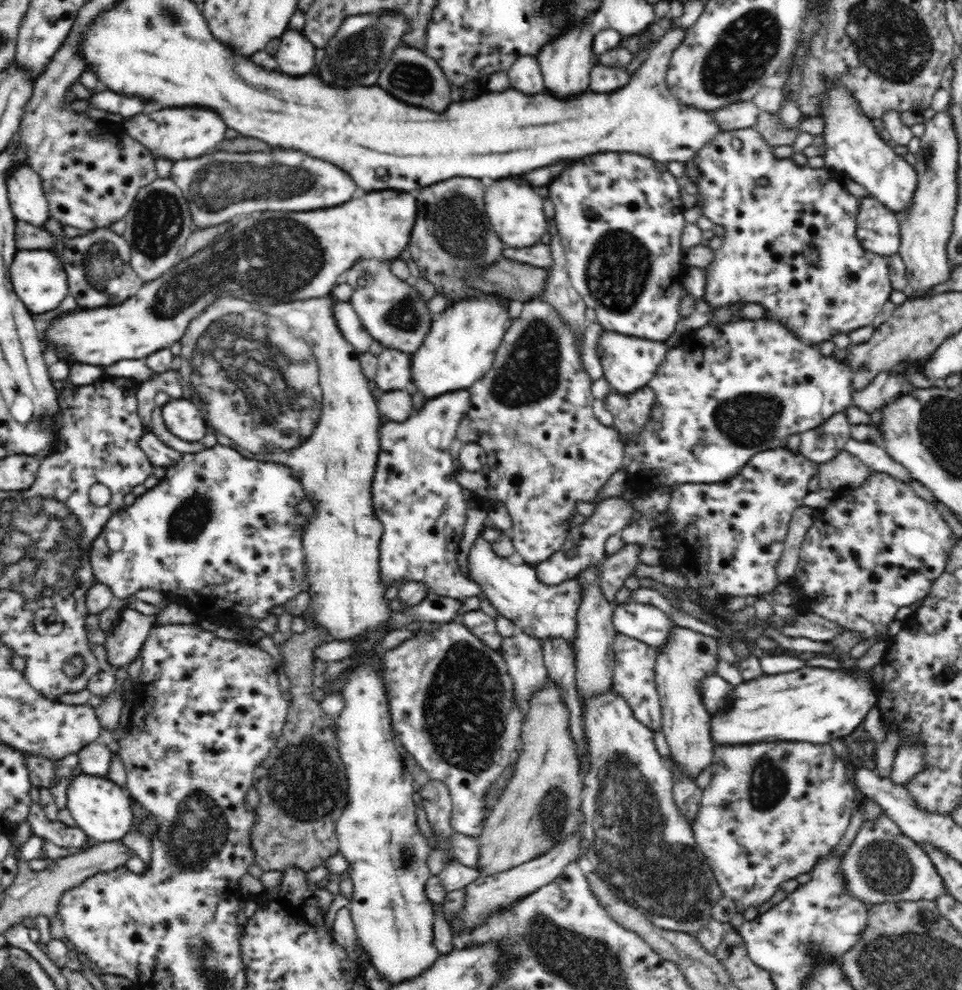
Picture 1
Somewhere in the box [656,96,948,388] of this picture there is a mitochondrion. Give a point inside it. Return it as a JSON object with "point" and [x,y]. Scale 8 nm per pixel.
{"point":[928,154]}

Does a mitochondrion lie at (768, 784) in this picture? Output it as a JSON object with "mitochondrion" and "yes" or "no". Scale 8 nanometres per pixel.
{"mitochondrion":"yes"}

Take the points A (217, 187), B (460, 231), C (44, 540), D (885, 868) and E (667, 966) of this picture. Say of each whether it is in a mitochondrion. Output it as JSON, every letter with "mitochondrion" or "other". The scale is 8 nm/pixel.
{"A":"mitochondrion","B":"mitochondrion","C":"mitochondrion","D":"mitochondrion","E":"other"}

